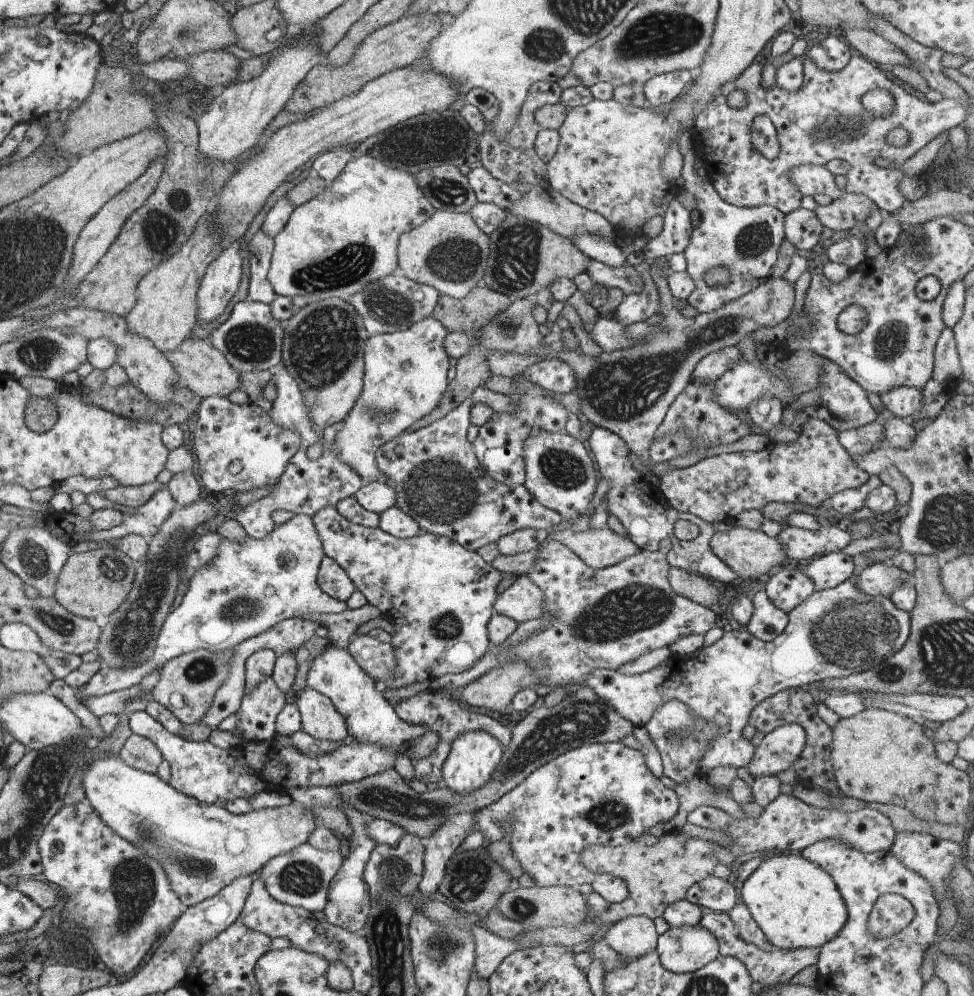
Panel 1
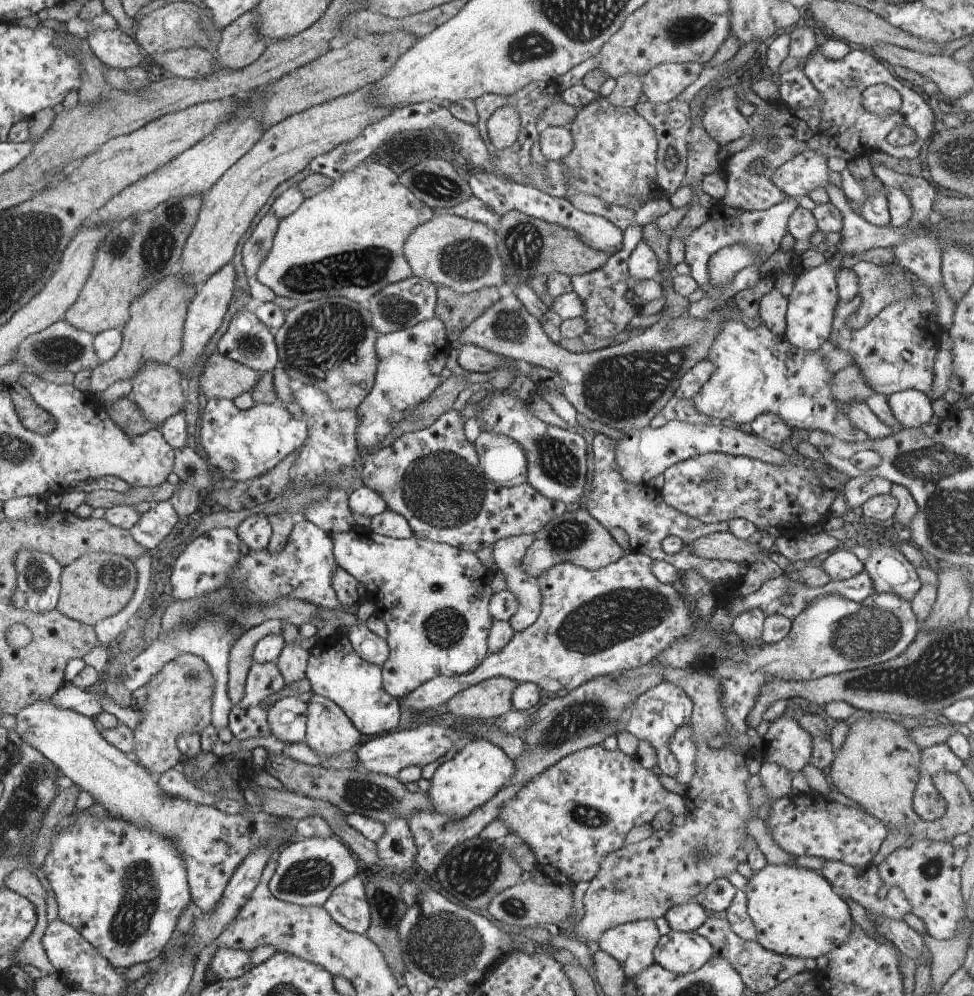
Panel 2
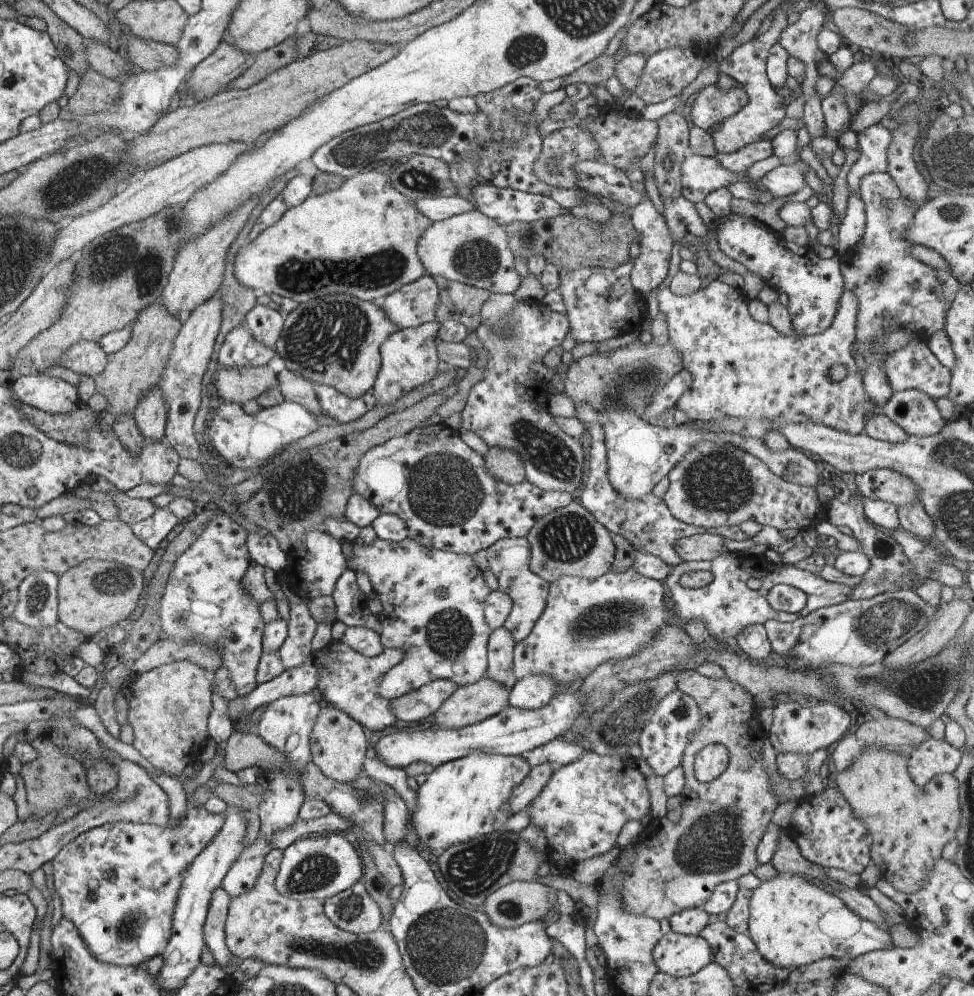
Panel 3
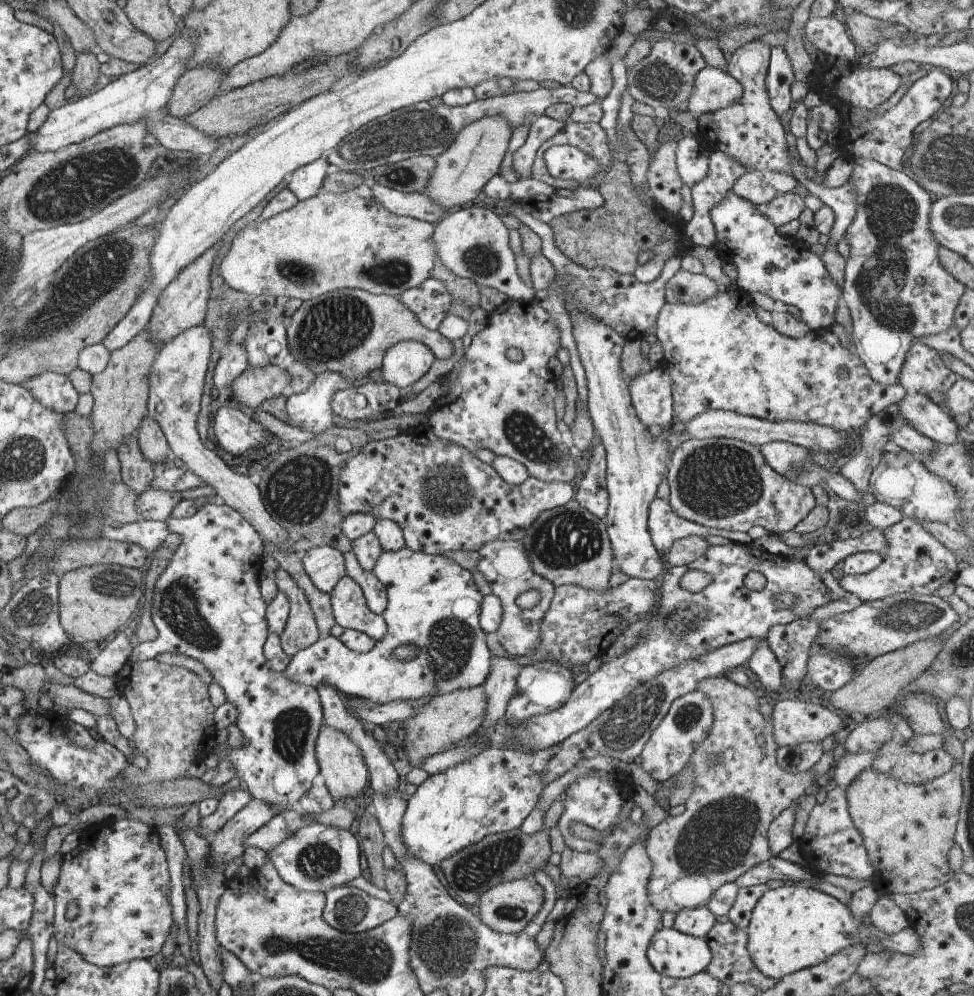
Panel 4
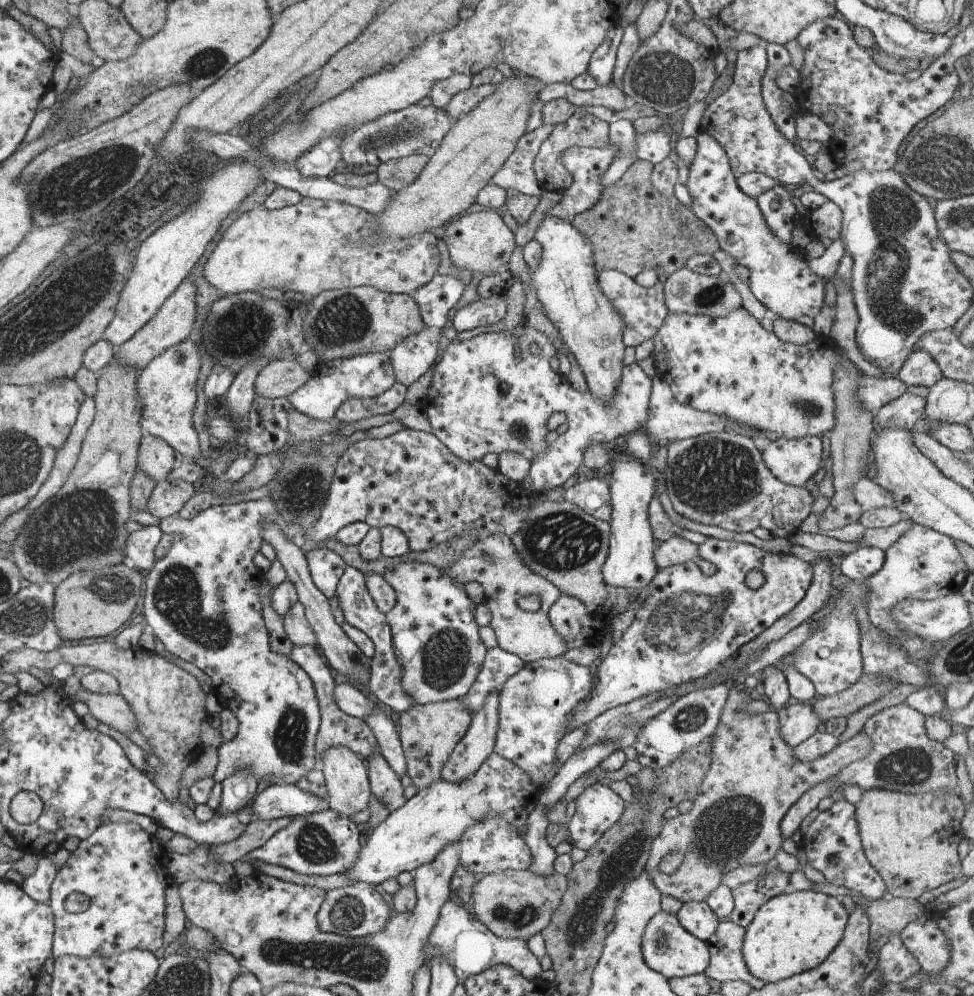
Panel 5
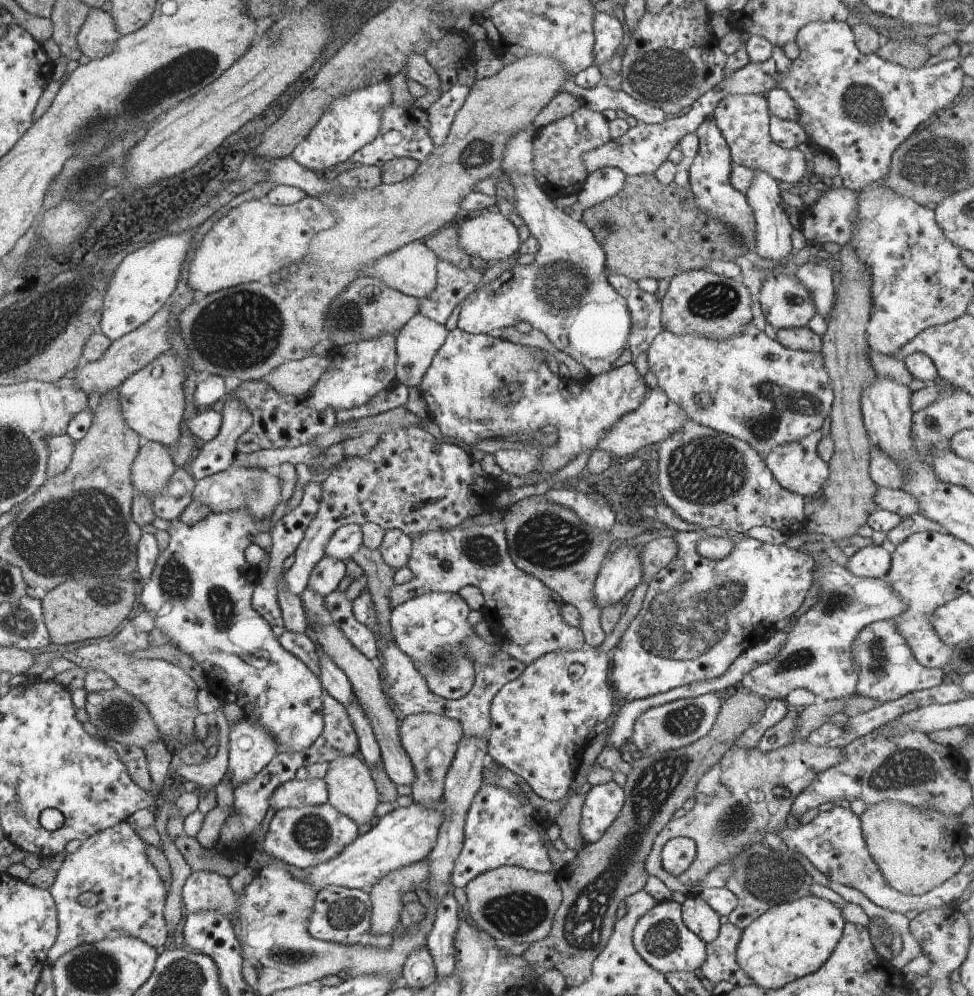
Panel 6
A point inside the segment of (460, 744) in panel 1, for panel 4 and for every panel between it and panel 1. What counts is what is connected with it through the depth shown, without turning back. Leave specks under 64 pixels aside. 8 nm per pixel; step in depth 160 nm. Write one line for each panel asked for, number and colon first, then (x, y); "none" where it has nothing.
2: (476, 774)
3: (462, 799)
4: (495, 791)

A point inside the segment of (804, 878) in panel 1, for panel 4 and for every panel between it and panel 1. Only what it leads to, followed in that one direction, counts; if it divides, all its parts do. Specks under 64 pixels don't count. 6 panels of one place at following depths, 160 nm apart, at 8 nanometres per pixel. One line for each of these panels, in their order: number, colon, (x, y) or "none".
2: (796, 913)
3: (793, 923)
4: (791, 928)

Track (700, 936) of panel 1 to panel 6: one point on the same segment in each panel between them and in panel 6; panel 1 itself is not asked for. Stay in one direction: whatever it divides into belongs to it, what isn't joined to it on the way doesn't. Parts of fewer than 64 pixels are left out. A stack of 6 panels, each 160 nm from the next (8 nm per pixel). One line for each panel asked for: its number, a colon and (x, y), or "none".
2: (678, 952)
3: (678, 955)
4: (671, 953)
5: (667, 948)
6: (660, 936)

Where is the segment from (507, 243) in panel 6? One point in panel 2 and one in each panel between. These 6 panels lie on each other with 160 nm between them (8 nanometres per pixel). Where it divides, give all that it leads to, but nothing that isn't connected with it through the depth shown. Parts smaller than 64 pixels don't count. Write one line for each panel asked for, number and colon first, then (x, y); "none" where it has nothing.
2: (449, 250)
3: (470, 248)
4: (473, 242)
5: (481, 242)

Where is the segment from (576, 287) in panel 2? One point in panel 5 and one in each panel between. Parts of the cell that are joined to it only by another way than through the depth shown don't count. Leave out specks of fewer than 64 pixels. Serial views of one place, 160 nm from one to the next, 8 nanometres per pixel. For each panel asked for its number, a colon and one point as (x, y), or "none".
3: (601, 303)
4: (631, 307)
5: (643, 309)

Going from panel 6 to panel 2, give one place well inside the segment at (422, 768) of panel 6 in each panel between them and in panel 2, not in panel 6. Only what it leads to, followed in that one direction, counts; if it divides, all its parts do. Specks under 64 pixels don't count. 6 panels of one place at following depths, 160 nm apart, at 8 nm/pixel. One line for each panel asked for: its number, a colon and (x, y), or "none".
2: (491, 698)
3: (470, 704)
4: (446, 720)
5: (429, 732)

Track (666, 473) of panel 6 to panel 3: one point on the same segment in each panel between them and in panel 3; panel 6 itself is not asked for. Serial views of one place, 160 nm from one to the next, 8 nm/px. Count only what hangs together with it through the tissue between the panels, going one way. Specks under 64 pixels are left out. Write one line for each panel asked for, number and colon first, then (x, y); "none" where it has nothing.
3: (716, 484)
4: (721, 483)
5: (721, 479)

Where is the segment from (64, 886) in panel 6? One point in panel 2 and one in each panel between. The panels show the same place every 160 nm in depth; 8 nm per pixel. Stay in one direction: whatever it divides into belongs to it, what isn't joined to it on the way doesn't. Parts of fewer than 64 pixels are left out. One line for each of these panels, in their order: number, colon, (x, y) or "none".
2: (123, 888)
3: (118, 883)
4: (119, 881)
5: (119, 867)

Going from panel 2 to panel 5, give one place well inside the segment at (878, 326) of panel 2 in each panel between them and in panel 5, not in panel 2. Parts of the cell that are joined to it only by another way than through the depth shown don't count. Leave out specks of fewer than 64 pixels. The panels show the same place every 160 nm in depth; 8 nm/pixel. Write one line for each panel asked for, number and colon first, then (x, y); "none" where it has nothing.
3: (913, 367)
4: (924, 372)
5: (920, 369)

